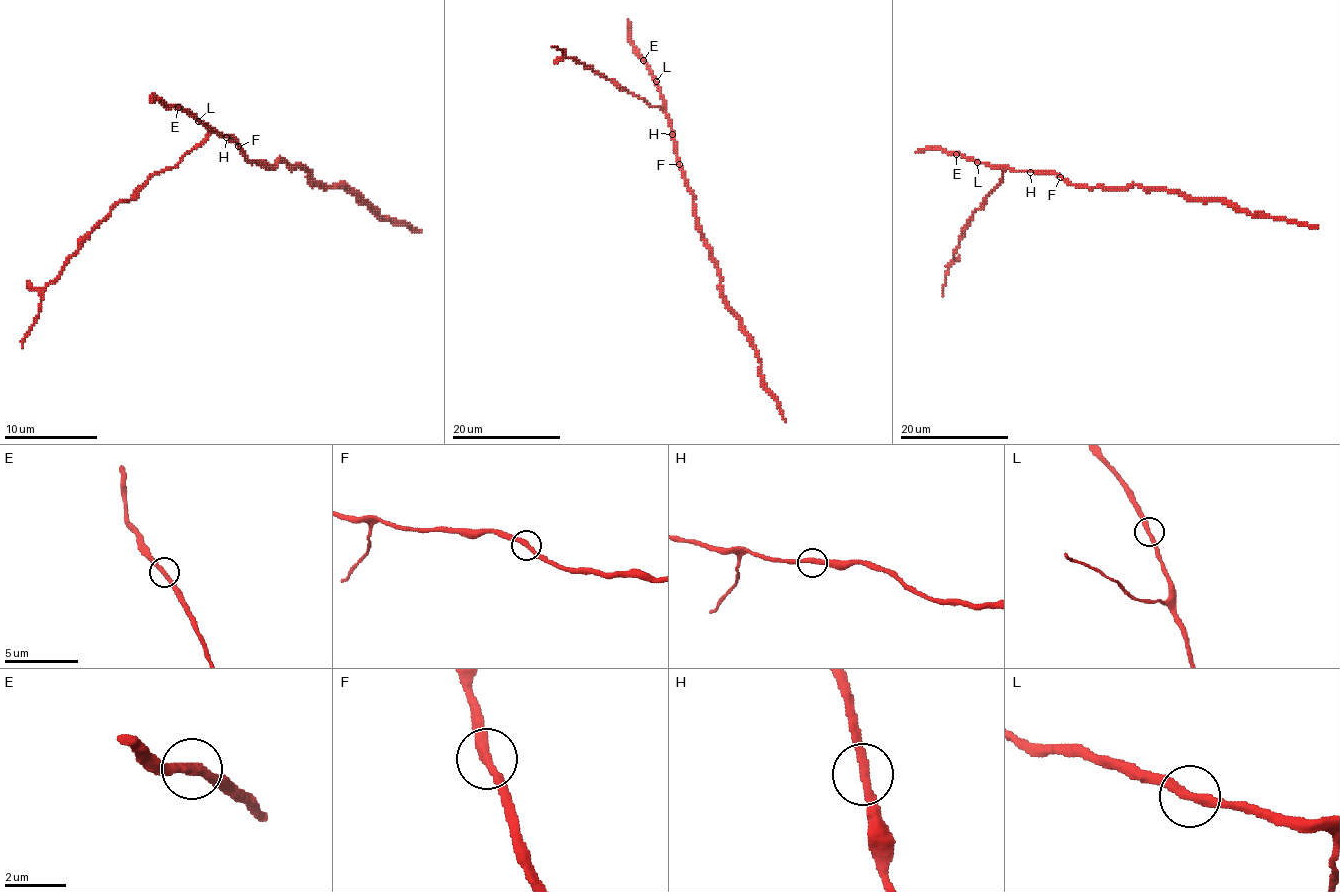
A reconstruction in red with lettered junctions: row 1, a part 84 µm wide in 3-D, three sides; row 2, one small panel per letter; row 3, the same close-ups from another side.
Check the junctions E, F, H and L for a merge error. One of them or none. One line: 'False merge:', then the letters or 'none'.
False merge: none

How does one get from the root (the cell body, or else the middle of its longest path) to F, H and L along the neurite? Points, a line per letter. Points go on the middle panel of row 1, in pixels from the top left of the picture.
F: (688, 185), (679, 164)
H: (688, 185), (677, 161), (672, 134)
L: (688, 185), (677, 161), (665, 100), (656, 81)

